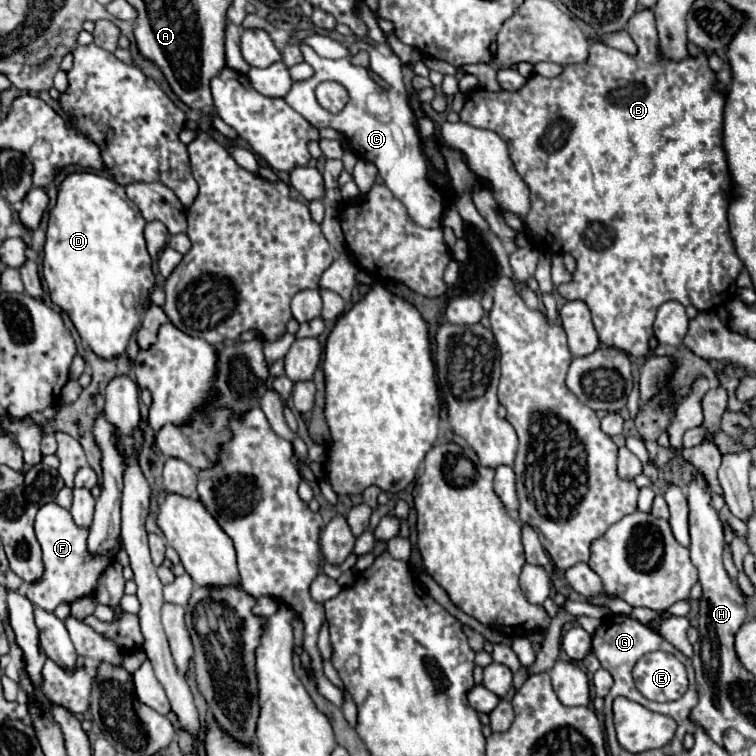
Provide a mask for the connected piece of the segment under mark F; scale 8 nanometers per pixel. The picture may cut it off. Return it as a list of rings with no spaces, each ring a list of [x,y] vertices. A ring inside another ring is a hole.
[[[56,502],[44,504],[38,514],[36,514],[36,538],[42,546],[42,560],[44,560],[44,574],[38,582],[32,582],[28,586],[28,600],[32,604],[36,604],[38,608],[46,610],[46,612],[54,612],[58,604],[66,602],[72,604],[78,598],[84,596],[94,596],[96,590],[96,582],[102,576],[102,572],[114,562],[118,550],[122,550],[122,544],[118,542],[108,554],[90,554],[86,548],[86,538],[88,538],[88,528],[76,526],[76,522],[72,520],[70,510],[58,506]]]

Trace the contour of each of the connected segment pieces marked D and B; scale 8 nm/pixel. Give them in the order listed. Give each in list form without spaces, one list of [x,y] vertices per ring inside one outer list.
[[[94,172],[66,176],[58,190],[58,202],[50,210],[42,262],[50,298],[70,316],[82,342],[106,360],[126,352],[148,288],[154,286],[144,224],[142,212],[128,200],[120,184]]]
[[[640,10],[630,18],[627,27],[634,41],[637,41],[638,52],[634,56],[624,54],[620,50],[614,50],[604,44],[592,44],[590,56],[586,62],[580,64],[568,64],[564,66],[562,74],[556,78],[544,78],[544,76],[530,76],[526,86],[518,92],[488,92],[484,88],[474,90],[462,112],[460,118],[466,124],[472,124],[476,128],[488,128],[494,130],[502,140],[506,140],[510,148],[510,158],[514,162],[516,172],[522,176],[522,180],[530,188],[530,200],[532,208],[524,220],[526,228],[532,230],[534,236],[538,236],[538,242],[548,252],[558,254],[572,254],[576,258],[576,272],[574,280],[570,284],[558,286],[558,292],[566,300],[584,300],[592,312],[592,322],[598,332],[598,338],[606,346],[614,346],[624,350],[626,354],[634,358],[646,358],[650,354],[648,340],[652,338],[652,324],[654,316],[660,304],[668,300],[676,300],[684,306],[696,306],[700,312],[714,310],[718,306],[728,304],[728,300],[734,300],[738,294],[736,278],[742,272],[744,264],[736,256],[734,242],[730,238],[728,230],[728,206],[732,202],[732,178],[726,162],[726,152],[722,146],[722,112],[724,112],[724,100],[726,94],[722,90],[714,90],[718,84],[716,72],[708,64],[708,56],[700,52],[696,58],[688,56],[684,60],[670,60],[664,58],[658,50],[658,32],[652,10]]]

